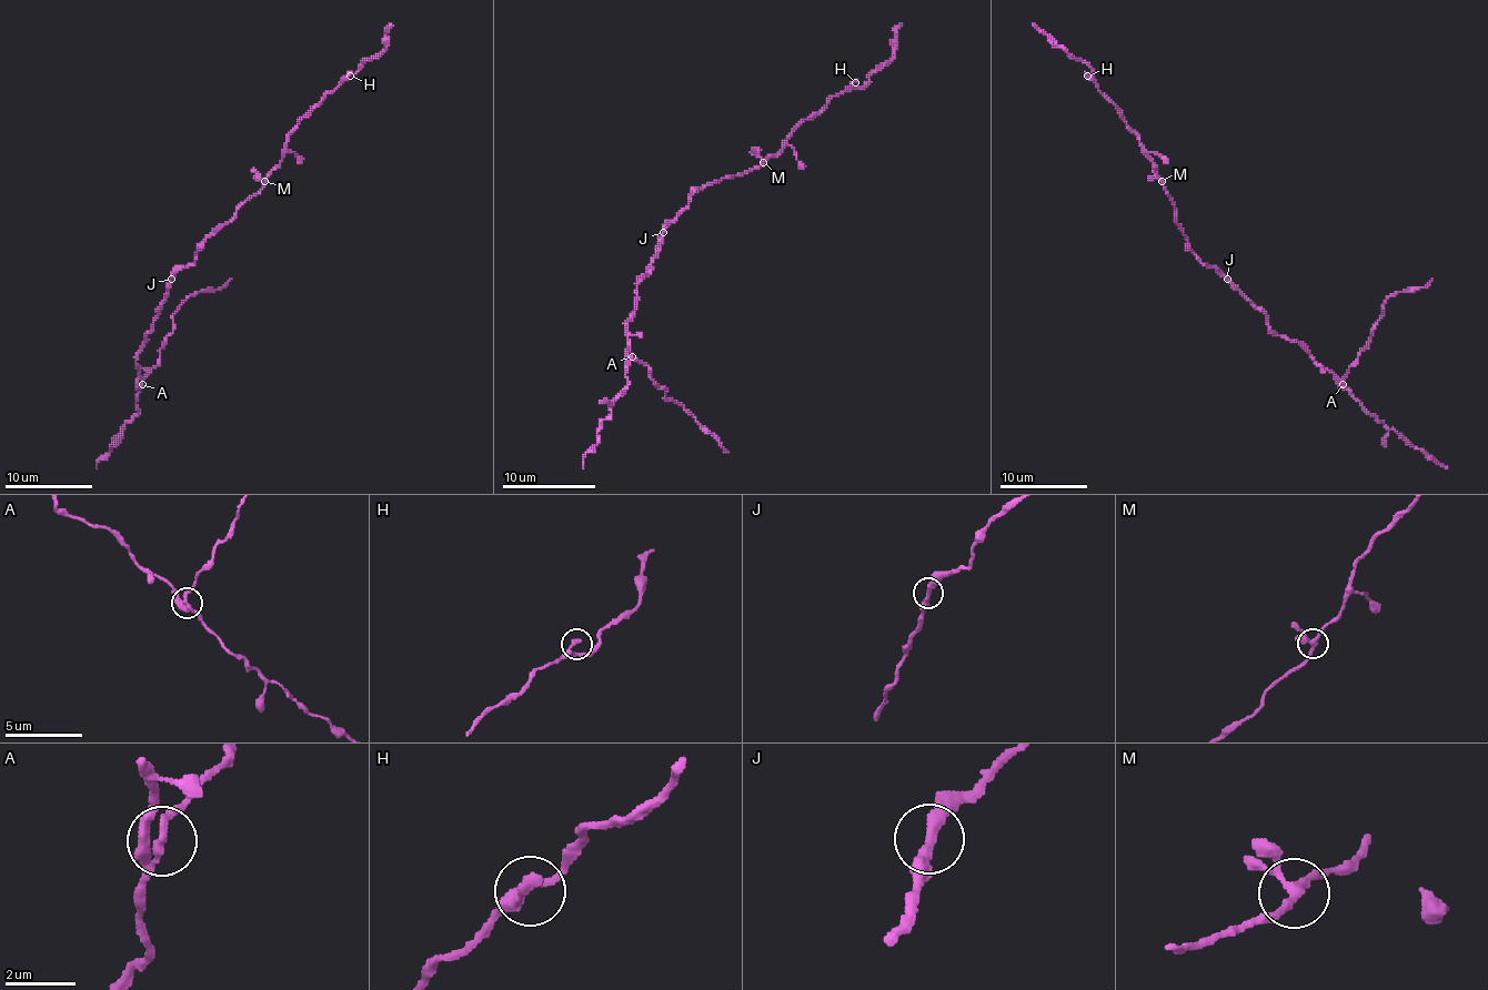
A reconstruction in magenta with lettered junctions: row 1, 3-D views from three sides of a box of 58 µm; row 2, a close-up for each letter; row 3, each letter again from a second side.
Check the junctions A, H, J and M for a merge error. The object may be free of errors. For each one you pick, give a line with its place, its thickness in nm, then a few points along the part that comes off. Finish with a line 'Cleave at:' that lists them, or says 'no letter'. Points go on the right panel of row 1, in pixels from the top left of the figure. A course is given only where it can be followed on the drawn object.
A: place (1343, 384); calibre 240 nm; course (1343, 383), (1373, 331), (1384, 303), (1399, 292), (1415, 292), (1431, 279)
Cleave at: A

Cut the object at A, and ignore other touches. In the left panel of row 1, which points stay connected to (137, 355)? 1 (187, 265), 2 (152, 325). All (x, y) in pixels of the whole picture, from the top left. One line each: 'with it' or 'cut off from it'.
1: with it
2: with it

